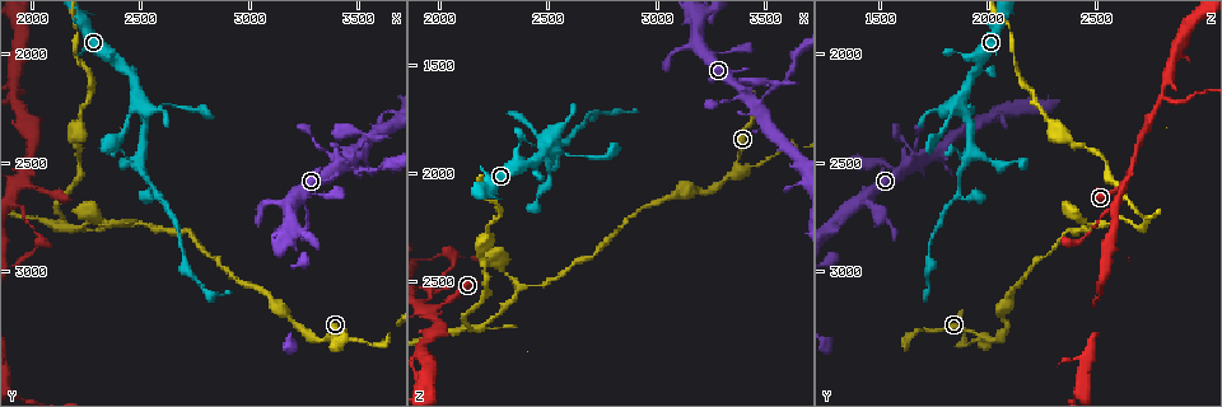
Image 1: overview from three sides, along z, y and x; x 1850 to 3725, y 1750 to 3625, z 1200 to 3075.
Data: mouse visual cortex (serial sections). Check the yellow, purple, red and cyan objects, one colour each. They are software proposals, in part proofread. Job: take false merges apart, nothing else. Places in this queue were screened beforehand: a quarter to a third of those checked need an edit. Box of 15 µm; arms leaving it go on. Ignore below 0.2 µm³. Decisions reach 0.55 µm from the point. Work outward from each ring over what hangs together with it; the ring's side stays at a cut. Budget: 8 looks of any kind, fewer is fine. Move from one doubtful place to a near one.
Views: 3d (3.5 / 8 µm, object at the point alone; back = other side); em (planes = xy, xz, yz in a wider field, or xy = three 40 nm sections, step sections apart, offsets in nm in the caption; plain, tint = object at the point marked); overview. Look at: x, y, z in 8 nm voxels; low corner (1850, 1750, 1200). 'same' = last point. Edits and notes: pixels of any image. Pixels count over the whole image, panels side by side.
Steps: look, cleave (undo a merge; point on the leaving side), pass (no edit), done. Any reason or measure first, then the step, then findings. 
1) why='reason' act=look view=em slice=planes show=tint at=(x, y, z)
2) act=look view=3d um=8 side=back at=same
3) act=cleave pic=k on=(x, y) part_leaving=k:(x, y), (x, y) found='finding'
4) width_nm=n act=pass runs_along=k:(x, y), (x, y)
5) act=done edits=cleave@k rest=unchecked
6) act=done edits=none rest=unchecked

why='branch point' act=look view=3d um=3.5 side=back at=(1970, 2600, 2620)

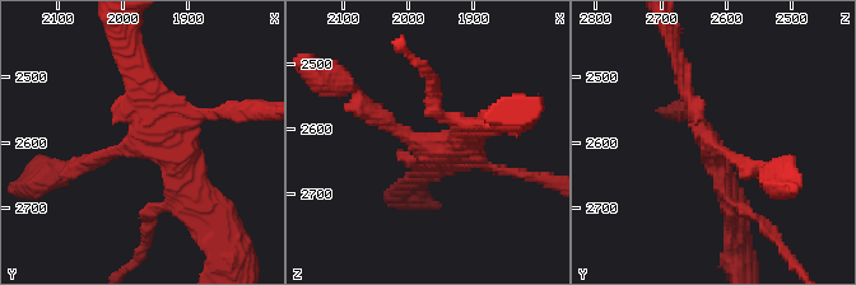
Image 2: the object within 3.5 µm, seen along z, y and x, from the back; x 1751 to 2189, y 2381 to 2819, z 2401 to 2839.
why='shape alone is not enough' act=look view=em slice=xy step=1 show=tint at=(1975, 2605, 2625)

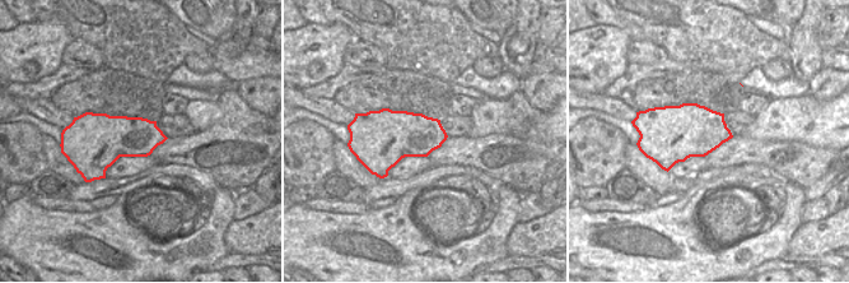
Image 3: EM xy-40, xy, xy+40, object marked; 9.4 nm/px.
act=pass runs_along=2:(757, 164), (705, 138), (682, 71) found='one cell here'

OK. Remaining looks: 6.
why='a narrow waist' act=look view=3d um=3.5 at=(2370, 2790, 2530)

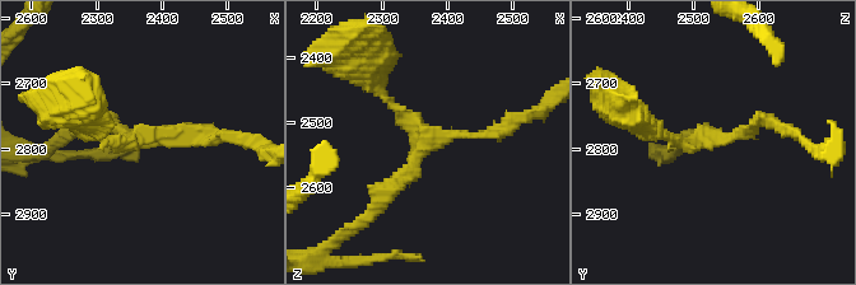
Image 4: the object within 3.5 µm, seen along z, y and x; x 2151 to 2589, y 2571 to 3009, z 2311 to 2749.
arms=3 arm_widths_nm=150,150,200 why='need the tissue' act=look view=em slice=xy step=2 show=tint at=(2370, 2775, 2530)

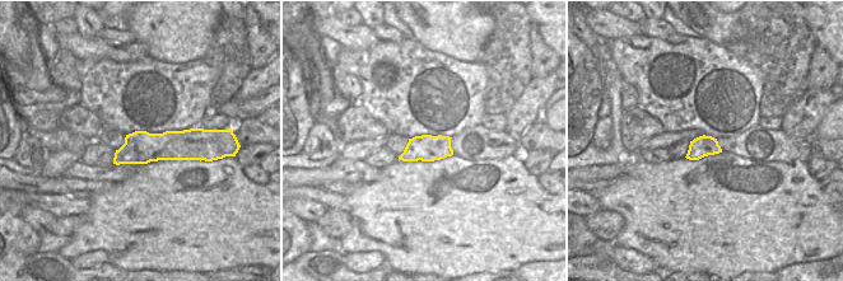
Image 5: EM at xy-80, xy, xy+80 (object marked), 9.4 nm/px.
why='another direction' act=look view=em slice=xy step=3 show=tint at=same

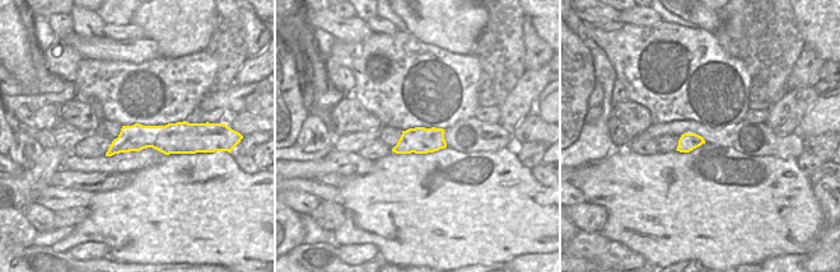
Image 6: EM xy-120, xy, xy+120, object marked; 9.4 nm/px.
act=pass runs_along=4:(510, 127), (435, 138), (380, 199) found='one cell here'

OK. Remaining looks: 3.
why='branch point' act=look view=3d um=3.5 at=(2180, 2800, 2710)

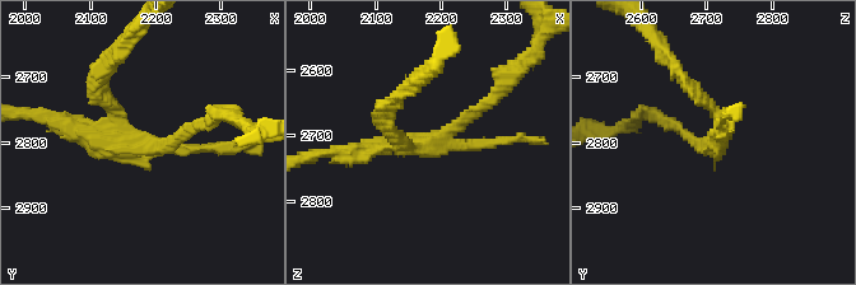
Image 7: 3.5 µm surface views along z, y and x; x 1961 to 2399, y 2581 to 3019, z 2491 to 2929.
act=look view=em slice=xy step=1 show=tint at=(2175, 2795, 2715)

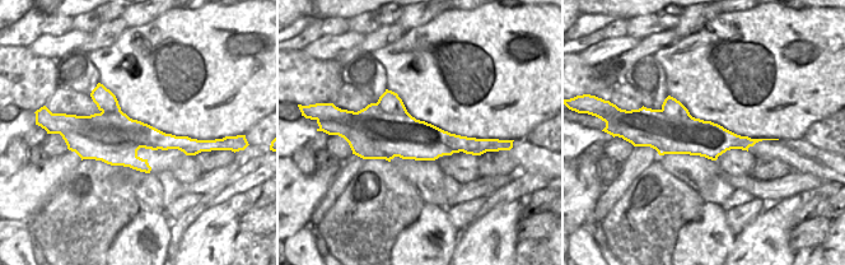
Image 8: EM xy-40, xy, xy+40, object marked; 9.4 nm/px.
width_nm=460 act=cleave pic=7 on=(389, 121) part_leaving=7:(133, 136), (97, 93), (117, 54) found='two cells meet here'

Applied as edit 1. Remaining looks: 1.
act=done edits=cleave@7 rest=unchecked

